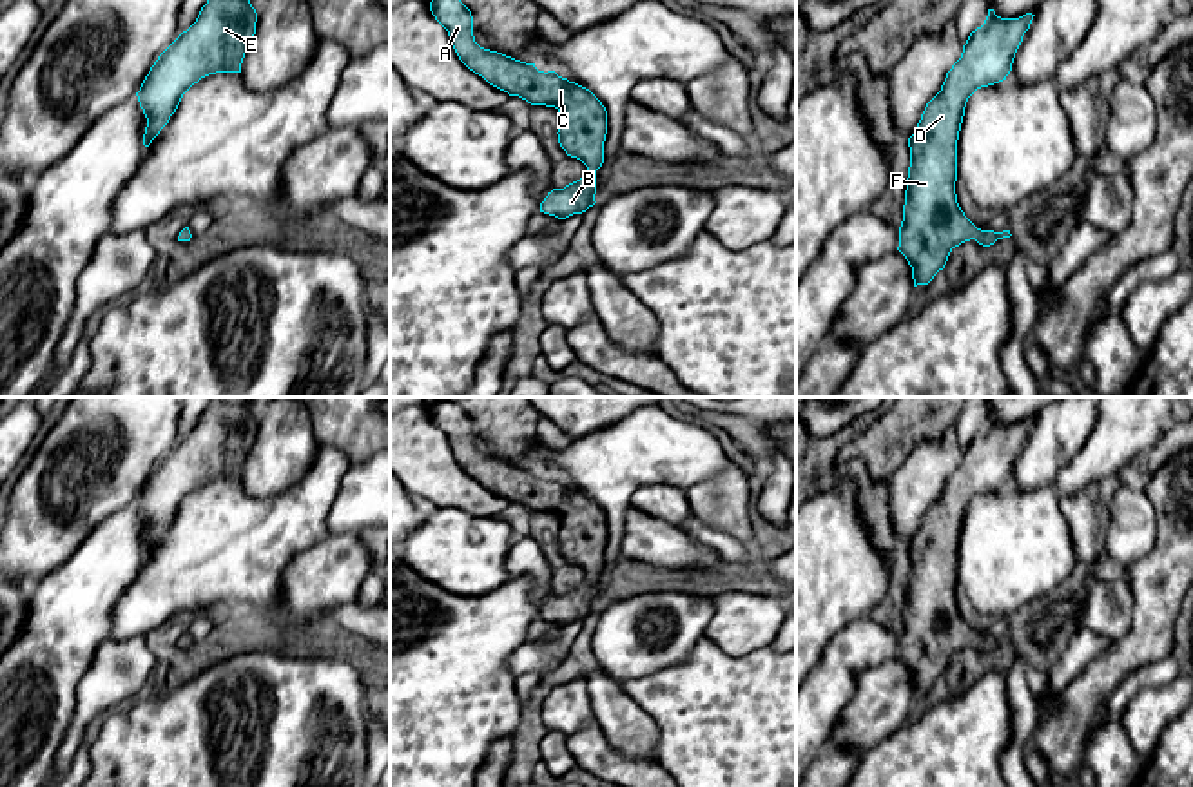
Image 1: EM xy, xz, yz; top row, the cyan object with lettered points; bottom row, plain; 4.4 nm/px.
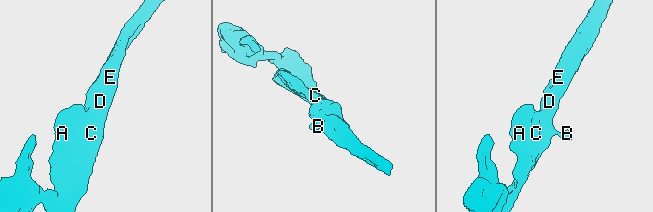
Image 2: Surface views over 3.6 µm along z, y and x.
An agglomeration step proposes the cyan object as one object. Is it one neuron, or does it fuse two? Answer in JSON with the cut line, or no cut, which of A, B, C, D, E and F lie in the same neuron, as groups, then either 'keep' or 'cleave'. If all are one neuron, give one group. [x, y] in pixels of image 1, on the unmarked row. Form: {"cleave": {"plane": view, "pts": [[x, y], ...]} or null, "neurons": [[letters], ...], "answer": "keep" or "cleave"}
{"cleave": null, "neurons": [["A", "B", "C", "D", "E", "F"]], "answer": "keep"}

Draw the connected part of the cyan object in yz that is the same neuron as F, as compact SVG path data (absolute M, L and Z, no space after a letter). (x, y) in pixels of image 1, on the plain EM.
M988 415L984 430L970 439L961 464L946 479L941 497L926 510L914 540L908 544L910 573L897 656L912 673L914 693L928 691L961 649L975 646L979 651L990 653L997 646L1012 642L1010 636L981 636L961 617L955 600L957 546L968 504L981 493L1006 486L1033 423L1026 419L1019 424L1001 424L994 415Z

